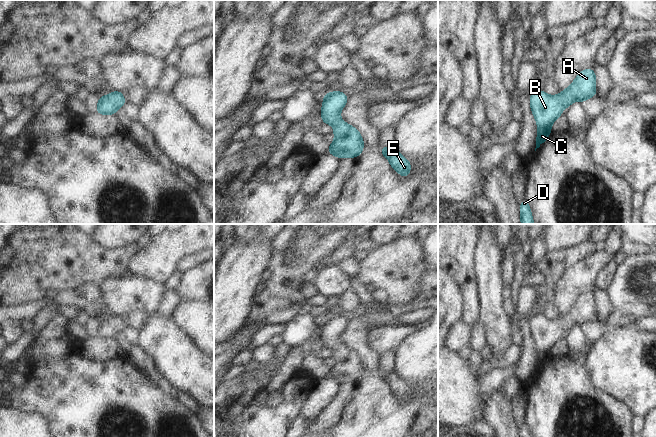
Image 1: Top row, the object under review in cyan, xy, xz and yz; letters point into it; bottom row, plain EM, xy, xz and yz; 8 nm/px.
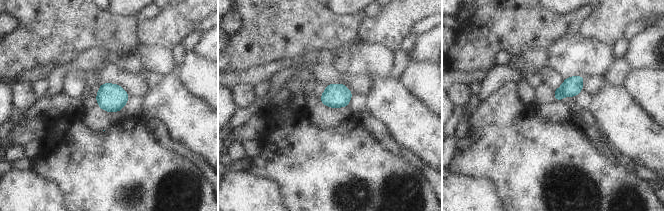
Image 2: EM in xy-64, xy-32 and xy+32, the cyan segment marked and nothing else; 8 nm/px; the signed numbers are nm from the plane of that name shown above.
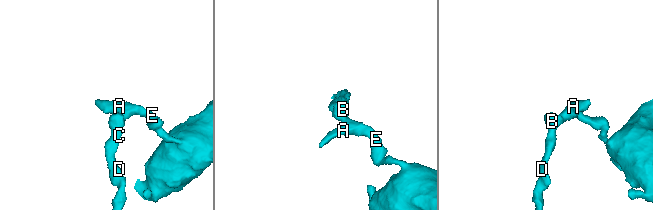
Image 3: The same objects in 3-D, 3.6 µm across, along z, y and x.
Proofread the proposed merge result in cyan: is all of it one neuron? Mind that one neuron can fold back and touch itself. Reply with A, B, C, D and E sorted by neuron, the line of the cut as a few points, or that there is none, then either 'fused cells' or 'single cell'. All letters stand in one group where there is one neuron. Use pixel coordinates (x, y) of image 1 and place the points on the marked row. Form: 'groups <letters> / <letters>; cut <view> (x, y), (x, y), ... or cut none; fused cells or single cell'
groups A B C D E; cut none; single cell

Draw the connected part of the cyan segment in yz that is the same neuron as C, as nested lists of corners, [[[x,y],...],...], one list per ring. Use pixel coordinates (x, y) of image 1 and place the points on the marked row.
[[[592,68],[581,71],[571,85],[556,96],[545,91],[530,94],[530,107],[538,125],[535,151],[551,134],[553,122],[565,107],[569,108],[576,100],[583,103],[590,97],[596,97],[596,75]]]

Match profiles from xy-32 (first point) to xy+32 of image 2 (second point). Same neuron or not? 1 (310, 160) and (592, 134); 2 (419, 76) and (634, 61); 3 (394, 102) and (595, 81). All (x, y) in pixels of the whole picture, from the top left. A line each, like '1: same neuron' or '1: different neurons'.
1: different neurons
2: different neurons
3: different neurons

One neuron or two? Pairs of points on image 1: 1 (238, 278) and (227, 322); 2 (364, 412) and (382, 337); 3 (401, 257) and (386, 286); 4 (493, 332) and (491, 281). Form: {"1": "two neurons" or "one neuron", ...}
{"1": "one neuron", "2": "two neurons", "3": "one neuron", "4": "one neuron"}

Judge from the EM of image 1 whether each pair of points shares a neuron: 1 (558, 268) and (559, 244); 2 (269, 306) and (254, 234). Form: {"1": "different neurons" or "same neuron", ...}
{"1": "same neuron", "2": "different neurons"}

